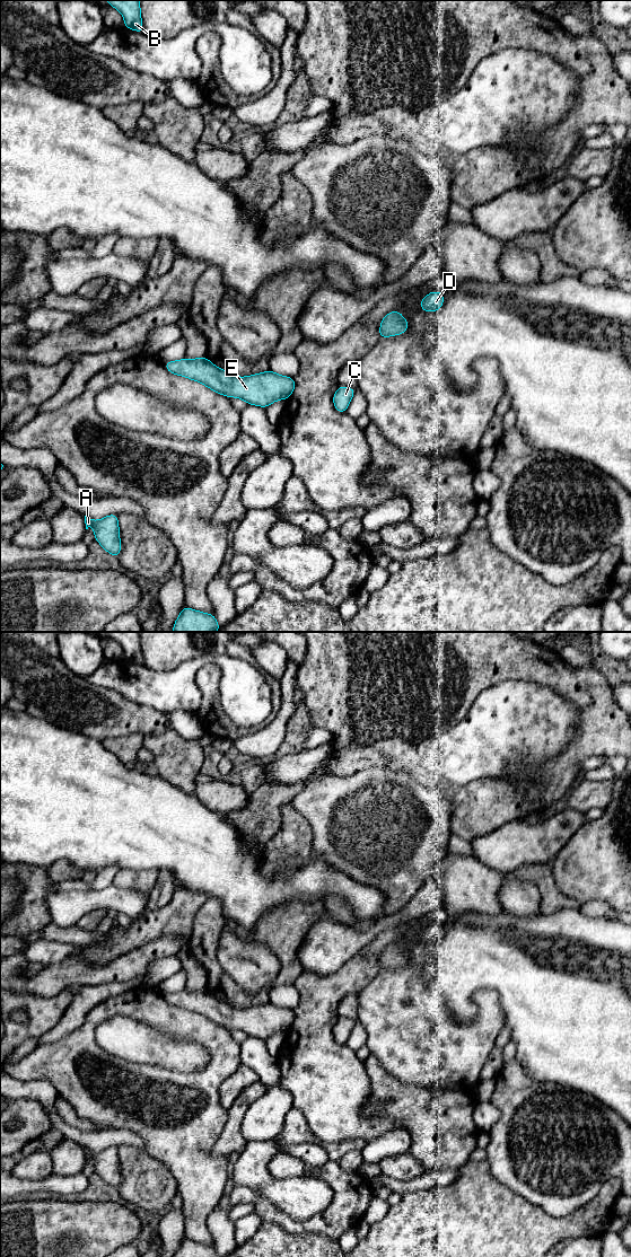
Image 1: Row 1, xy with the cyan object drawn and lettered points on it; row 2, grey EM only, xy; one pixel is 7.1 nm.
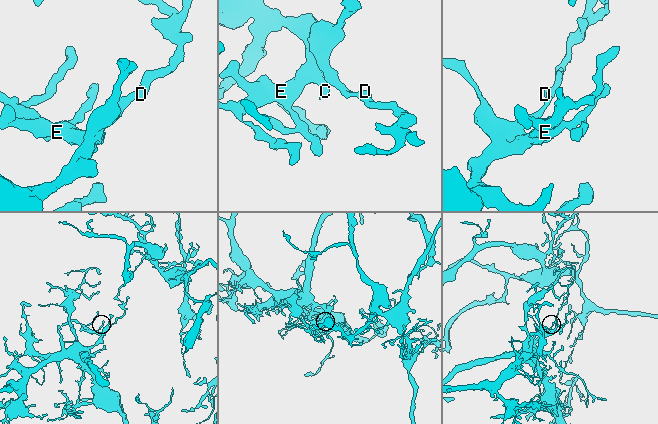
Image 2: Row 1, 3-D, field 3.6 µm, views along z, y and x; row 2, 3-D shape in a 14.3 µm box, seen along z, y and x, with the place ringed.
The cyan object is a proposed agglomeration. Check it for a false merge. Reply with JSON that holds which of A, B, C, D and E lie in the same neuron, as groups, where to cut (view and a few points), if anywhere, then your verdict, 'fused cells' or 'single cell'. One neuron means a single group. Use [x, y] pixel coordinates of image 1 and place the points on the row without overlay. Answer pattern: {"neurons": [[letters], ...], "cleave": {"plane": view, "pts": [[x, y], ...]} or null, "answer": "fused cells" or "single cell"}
{"neurons": [["A", "B", "C", "D", "E"]], "cleave": null, "answer": "single cell"}

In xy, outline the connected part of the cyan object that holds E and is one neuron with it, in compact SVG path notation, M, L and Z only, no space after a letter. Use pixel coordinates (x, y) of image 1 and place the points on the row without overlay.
M207 988L196 991L183 990L164 994L170 1005L199 1013L214 1025L225 1029L244 1031L247 1037L266 1040L279 1032L288 1032L295 1022L295 1010L268 1003L246 1009L237 1009L225 1001L216 999Z

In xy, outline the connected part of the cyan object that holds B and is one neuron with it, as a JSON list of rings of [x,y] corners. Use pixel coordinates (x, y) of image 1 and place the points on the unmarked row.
[[[106,632],[107,635],[117,641],[124,651],[124,659],[138,665],[144,665],[141,640],[139,632]]]

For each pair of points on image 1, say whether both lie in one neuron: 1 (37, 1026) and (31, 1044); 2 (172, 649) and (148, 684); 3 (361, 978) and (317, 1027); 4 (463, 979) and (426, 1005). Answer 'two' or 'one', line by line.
1: two
2: two
3: one
4: two

